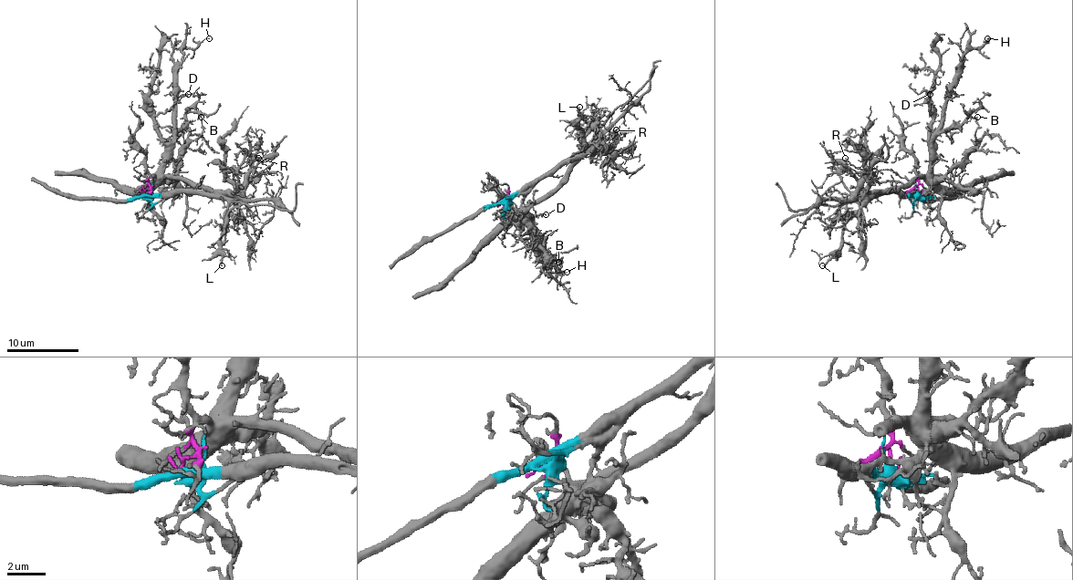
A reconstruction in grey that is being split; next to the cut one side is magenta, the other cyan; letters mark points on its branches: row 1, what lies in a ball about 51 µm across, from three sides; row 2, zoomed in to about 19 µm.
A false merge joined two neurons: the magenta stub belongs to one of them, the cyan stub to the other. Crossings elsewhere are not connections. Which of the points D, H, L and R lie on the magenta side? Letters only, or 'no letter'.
D, H

